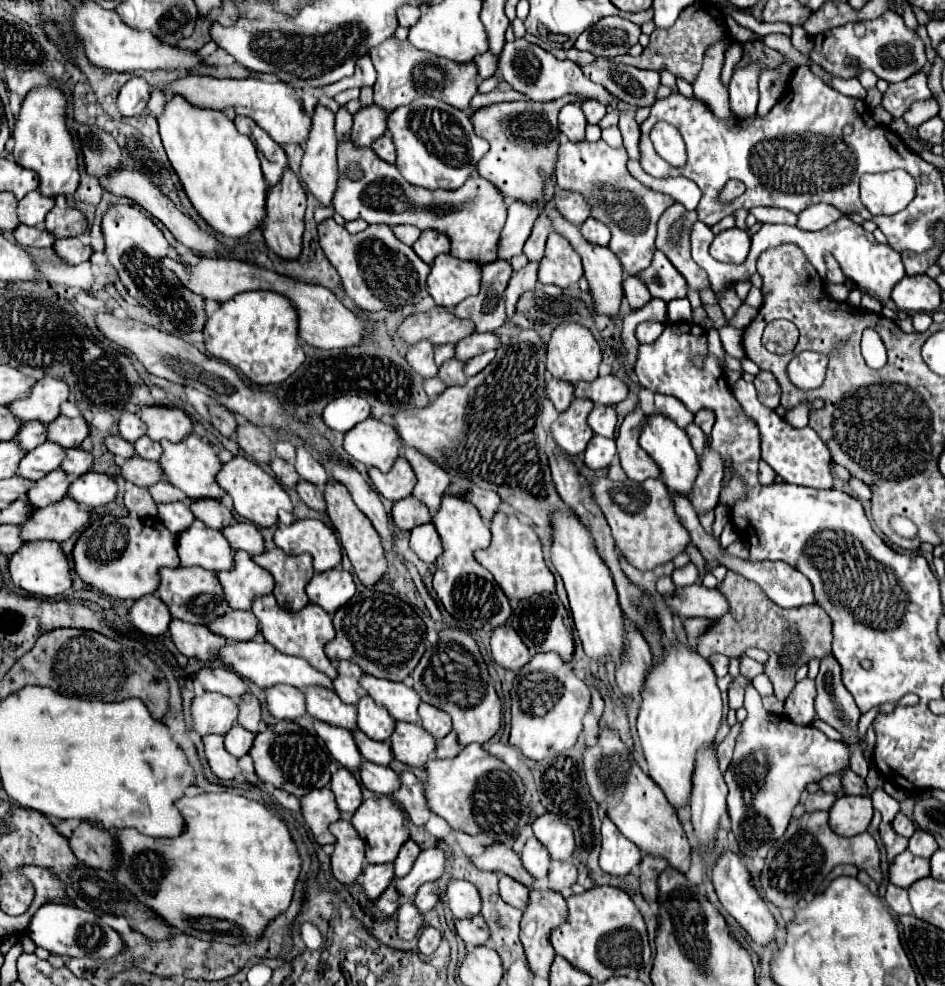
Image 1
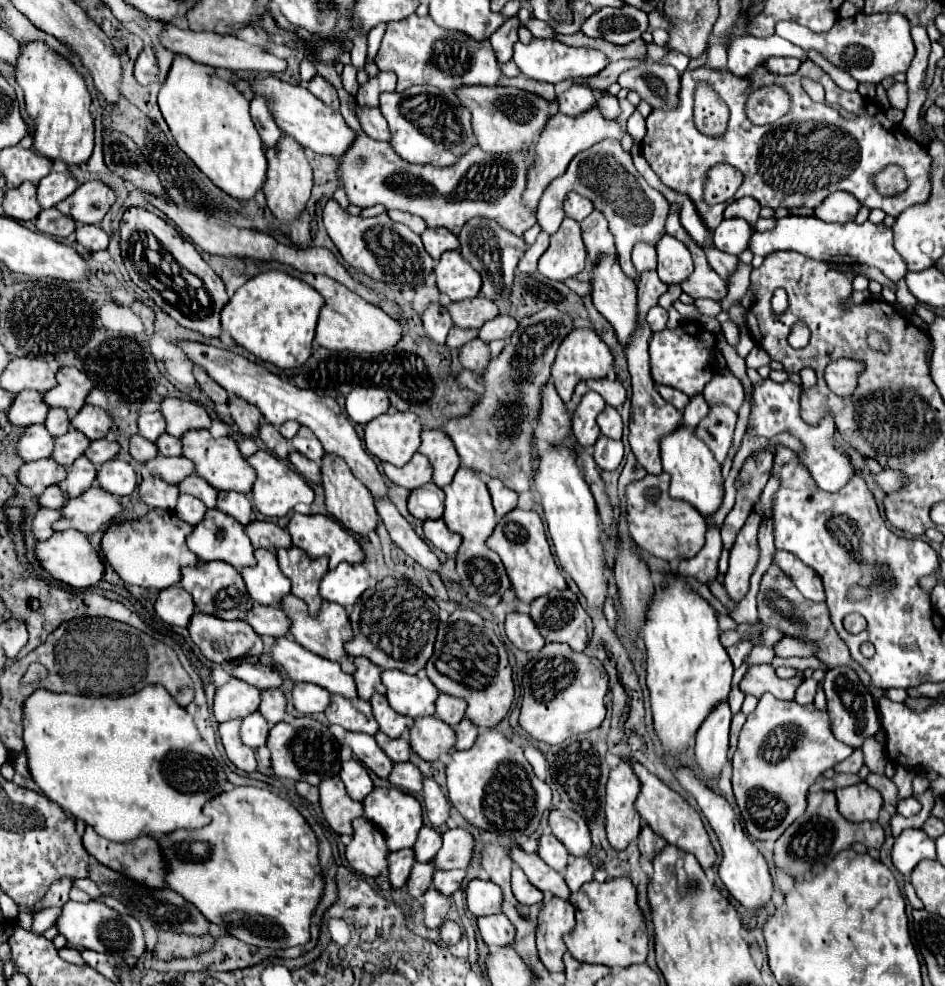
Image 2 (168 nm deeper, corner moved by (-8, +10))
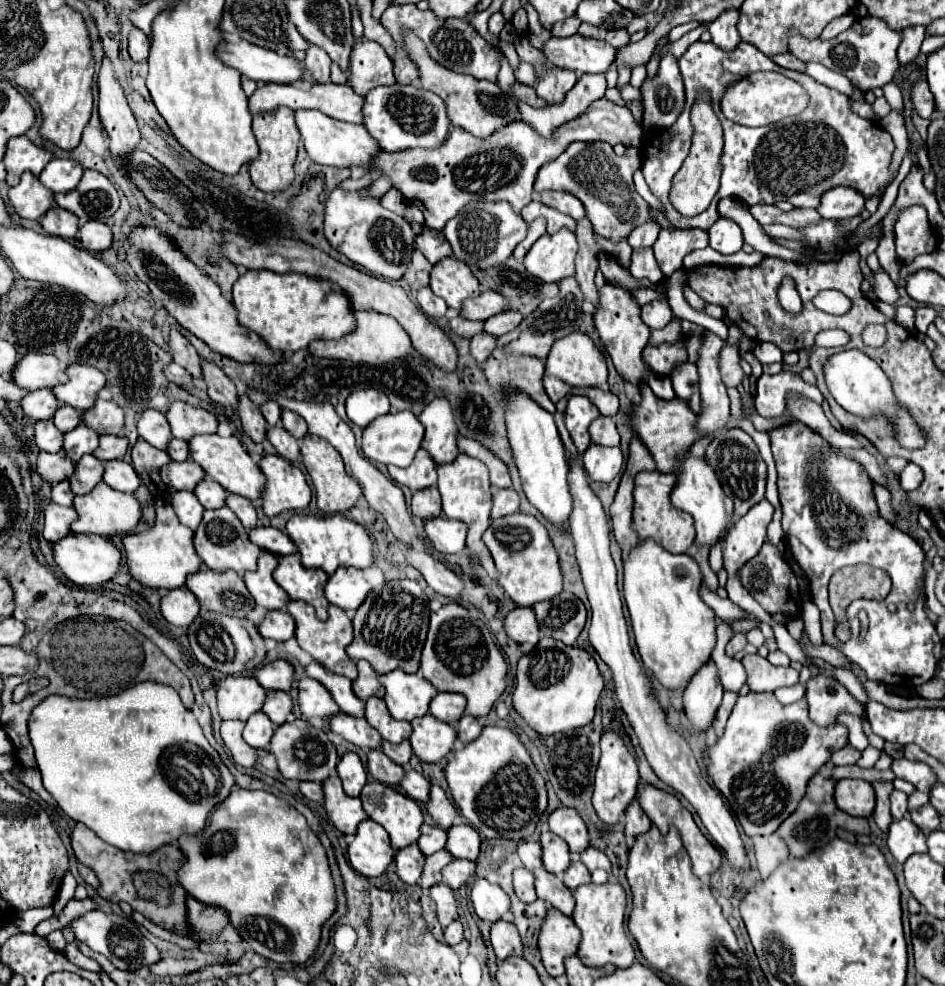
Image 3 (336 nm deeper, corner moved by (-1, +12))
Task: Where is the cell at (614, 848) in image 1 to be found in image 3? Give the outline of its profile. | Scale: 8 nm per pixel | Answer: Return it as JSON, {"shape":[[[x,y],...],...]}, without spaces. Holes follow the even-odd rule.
{"shape":[[[613,731],[603,733],[603,737],[601,737],[601,761],[599,761],[599,767],[595,773],[593,807],[605,825],[617,825],[623,819],[625,809],[629,807],[629,803],[637,795],[637,781],[639,781],[637,763],[631,757],[631,753],[627,751],[627,747],[623,745],[623,741],[619,739],[619,735]]]}

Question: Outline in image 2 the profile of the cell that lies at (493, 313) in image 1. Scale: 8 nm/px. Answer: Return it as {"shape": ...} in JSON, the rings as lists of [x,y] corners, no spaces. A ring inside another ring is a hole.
{"shape":[[[474,217],[466,225],[462,225],[462,231],[458,233],[460,239],[460,255],[464,261],[470,261],[470,265],[480,273],[482,277],[482,295],[490,297],[492,301],[506,297],[510,293],[510,285],[514,279],[516,265],[528,245],[524,243],[524,237],[514,235],[512,231],[500,227],[494,219],[484,219],[484,217]]]}

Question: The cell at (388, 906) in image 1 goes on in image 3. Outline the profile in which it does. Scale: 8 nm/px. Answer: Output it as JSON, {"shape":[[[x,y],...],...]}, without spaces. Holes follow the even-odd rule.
{"shape":[[[439,851],[431,857],[425,859],[425,865],[423,865],[423,873],[421,873],[421,879],[417,881],[421,889],[429,889],[433,885],[437,885],[441,881],[441,867],[445,867],[447,863],[451,861],[451,855],[447,851]]]}

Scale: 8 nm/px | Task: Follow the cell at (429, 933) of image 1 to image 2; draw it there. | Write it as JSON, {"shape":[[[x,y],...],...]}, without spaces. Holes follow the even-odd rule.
{"shape":[[[444,921],[444,925],[440,927],[440,937],[442,937],[442,941],[446,945],[454,945],[454,943],[458,943],[462,939],[462,929],[454,921]]]}

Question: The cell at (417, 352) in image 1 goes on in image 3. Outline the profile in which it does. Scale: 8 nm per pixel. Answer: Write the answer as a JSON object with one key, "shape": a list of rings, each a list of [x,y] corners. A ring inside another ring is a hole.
{"shape":[[[423,287],[417,291],[417,301],[421,305],[421,311],[427,317],[445,317],[445,313],[447,313],[445,301],[441,297],[433,295],[433,291],[429,287]]]}

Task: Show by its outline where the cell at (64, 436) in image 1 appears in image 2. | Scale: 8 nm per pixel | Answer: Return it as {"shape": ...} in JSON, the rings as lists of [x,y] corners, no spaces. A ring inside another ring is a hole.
{"shape":[[[84,405],[80,413],[72,419],[72,425],[82,431],[88,439],[102,439],[108,435],[108,431],[114,425],[114,417],[110,411],[104,411],[102,407],[96,405]]]}

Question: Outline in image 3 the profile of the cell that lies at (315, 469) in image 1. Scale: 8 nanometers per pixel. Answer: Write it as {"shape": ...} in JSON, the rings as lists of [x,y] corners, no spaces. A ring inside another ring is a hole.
{"shape":[[[283,411],[283,415],[281,415],[281,421],[283,421],[283,427],[295,437],[295,439],[303,439],[305,435],[307,435],[307,423],[299,417],[299,415],[293,415],[291,411]]]}

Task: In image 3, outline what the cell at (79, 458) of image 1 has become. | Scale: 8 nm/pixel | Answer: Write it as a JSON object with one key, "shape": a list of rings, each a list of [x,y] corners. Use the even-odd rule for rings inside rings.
{"shape":[[[101,435],[99,437],[99,447],[93,451],[93,455],[101,461],[111,461],[111,459],[123,459],[127,451],[127,437],[119,435]]]}

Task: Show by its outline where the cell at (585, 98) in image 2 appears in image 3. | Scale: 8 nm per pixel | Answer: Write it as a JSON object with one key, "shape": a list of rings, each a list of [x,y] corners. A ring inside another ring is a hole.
{"shape":[[[549,69],[545,73],[545,77],[537,83],[537,95],[541,99],[545,99],[549,105],[559,105],[563,103],[565,95],[573,89],[573,85],[577,83],[577,75],[573,71],[565,71],[565,69]]]}

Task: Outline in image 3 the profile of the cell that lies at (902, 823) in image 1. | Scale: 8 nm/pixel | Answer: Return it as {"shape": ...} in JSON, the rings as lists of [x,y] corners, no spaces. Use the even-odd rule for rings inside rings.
{"shape":[[[897,789],[891,793],[891,815],[893,819],[907,817],[907,795]]]}

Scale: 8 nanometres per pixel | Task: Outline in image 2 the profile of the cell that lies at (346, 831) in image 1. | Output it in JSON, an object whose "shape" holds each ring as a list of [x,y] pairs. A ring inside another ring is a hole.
{"shape":[[[366,817],[354,819],[354,839],[346,847],[350,867],[364,877],[378,877],[388,867],[388,847],[384,833]]]}

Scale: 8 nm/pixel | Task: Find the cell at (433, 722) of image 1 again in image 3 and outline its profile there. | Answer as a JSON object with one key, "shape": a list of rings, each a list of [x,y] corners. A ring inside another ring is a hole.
{"shape":[[[437,693],[435,699],[431,699],[429,703],[429,713],[449,725],[455,725],[461,719],[463,711],[465,711],[465,699],[463,695],[455,693]]]}

